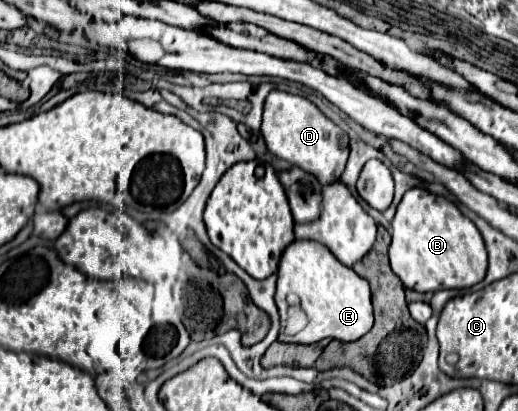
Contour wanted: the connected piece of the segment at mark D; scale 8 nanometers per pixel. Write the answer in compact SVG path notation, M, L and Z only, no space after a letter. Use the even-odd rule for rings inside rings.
M272 91L264 103L260 131L272 155L304 169L322 185L330 185L340 179L348 161L348 135L326 115L322 115L312 101L284 91Z

